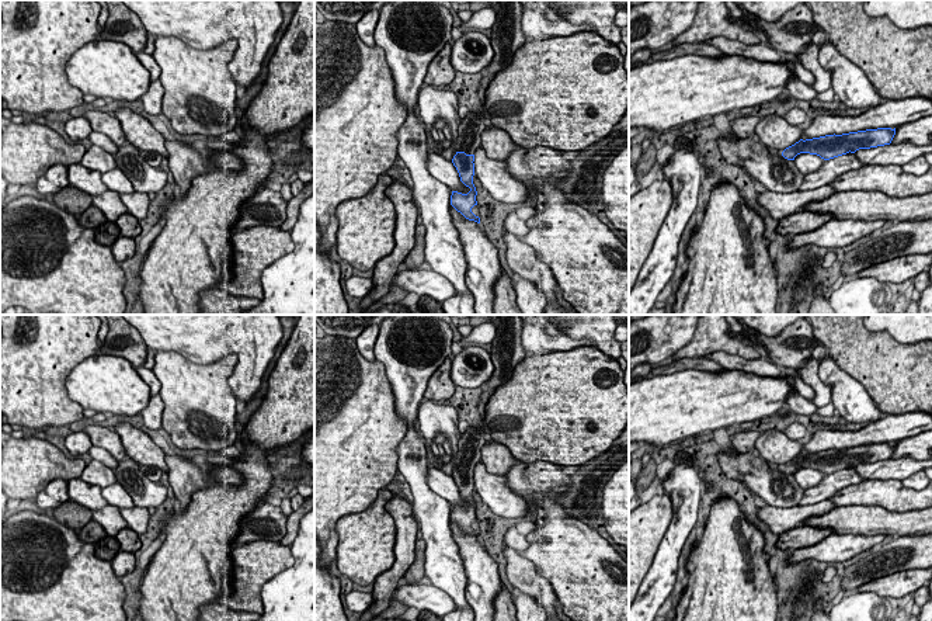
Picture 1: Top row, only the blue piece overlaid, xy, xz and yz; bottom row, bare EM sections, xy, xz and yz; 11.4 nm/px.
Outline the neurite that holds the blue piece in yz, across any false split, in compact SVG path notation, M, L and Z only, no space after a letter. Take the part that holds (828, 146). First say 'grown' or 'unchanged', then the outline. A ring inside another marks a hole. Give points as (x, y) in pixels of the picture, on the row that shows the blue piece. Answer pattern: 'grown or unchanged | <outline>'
unchanged | M877 128L842 135L825 135L813 139L800 139L794 145L786 148L782 156L794 160L800 153L817 155L824 160L830 160L846 153L855 153L859 149L870 149L890 145L896 135L896 128Z

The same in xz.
grown | M469 111L469 114L460 119L458 128L458 140L456 140L456 155L452 159L453 166L456 167L460 181L470 188L467 194L452 191L451 205L460 212L466 219L480 223L480 218L472 212L472 208L477 205L476 201L476 187L473 184L474 176L474 152L480 146L480 138L486 129L486 119L483 112L477 114Z

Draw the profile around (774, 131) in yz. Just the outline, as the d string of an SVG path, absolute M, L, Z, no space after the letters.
M765 115L755 126L755 135L772 152L782 153L786 148L801 139L801 129L789 124L785 117Z

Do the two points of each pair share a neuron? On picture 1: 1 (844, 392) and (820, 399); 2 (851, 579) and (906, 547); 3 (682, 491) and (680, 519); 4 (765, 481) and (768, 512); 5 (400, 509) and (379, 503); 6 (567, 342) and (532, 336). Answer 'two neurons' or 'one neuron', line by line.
1: two neurons
2: one neuron
3: one neuron
4: two neurons
5: two neurons
6: one neuron

